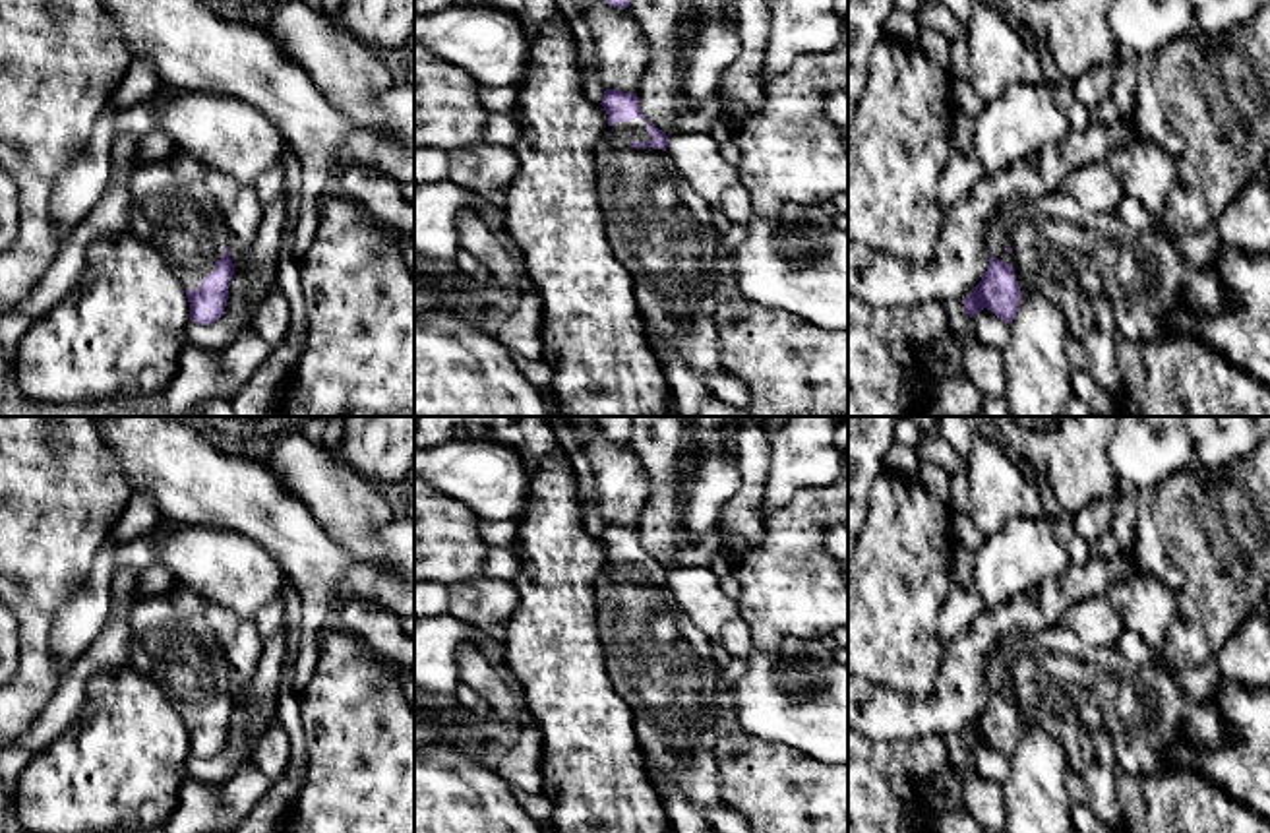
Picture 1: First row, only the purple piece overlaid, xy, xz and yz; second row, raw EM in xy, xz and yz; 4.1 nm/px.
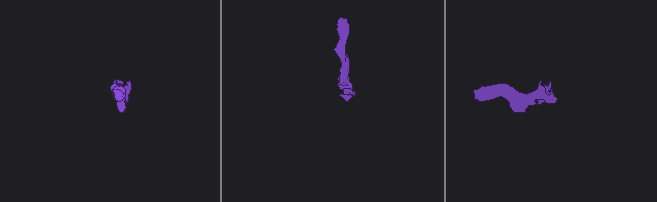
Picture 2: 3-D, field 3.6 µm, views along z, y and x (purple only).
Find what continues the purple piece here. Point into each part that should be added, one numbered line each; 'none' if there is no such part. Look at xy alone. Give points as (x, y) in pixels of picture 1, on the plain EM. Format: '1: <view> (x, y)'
1: xy (188, 657)

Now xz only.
1: xz (661, 663)

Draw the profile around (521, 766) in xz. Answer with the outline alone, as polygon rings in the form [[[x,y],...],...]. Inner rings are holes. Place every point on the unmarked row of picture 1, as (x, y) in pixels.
[[[534,723],[523,725],[521,738],[498,761],[496,773],[529,794],[542,792],[542,732]]]

